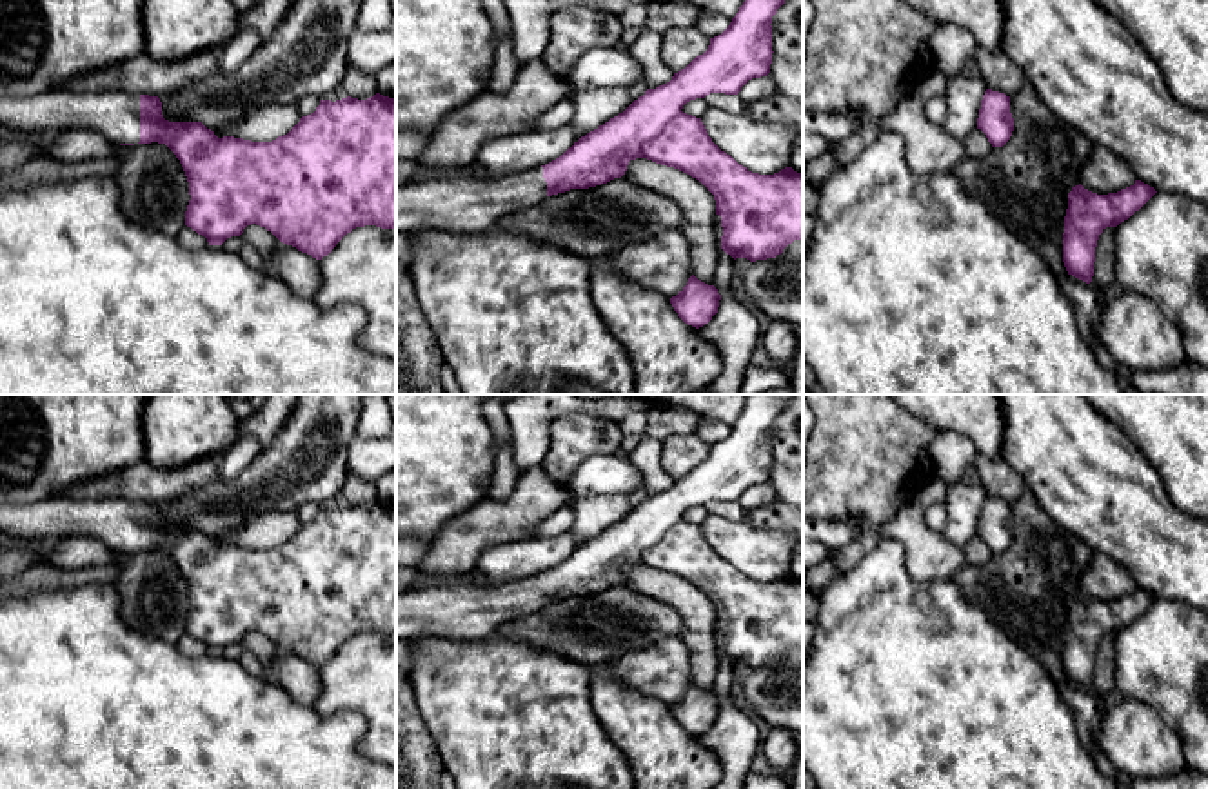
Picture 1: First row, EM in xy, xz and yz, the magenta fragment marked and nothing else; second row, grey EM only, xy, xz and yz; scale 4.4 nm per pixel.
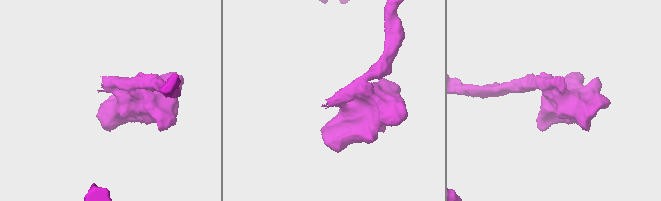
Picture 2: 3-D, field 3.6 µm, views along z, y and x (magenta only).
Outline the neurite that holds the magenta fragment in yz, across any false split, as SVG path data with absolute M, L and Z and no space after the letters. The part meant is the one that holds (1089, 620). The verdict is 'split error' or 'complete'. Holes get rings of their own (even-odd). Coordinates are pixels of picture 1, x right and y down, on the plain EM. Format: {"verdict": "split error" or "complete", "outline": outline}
{"verdict": "complete", "outline": "M1141 587L1108 602L1092 600L1081 591L1072 594L1063 640L1063 669L1068 682L1090 691L1099 642L1128 627L1155 600Z"}

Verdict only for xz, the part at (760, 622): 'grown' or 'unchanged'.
grown

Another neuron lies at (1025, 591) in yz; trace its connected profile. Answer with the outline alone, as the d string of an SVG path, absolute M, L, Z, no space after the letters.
M1028 489L1010 505L1010 513L1014 525L1010 547L985 565L966 564L952 580L966 600L981 607L1012 642L1035 658L1055 684L1068 682L1063 669L1068 600L1081 591L1081 578L1094 551L1052 520Z

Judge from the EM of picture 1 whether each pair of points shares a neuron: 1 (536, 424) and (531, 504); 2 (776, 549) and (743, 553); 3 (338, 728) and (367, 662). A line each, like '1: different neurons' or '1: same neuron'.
1: different neurons
2: same neuron
3: different neurons

